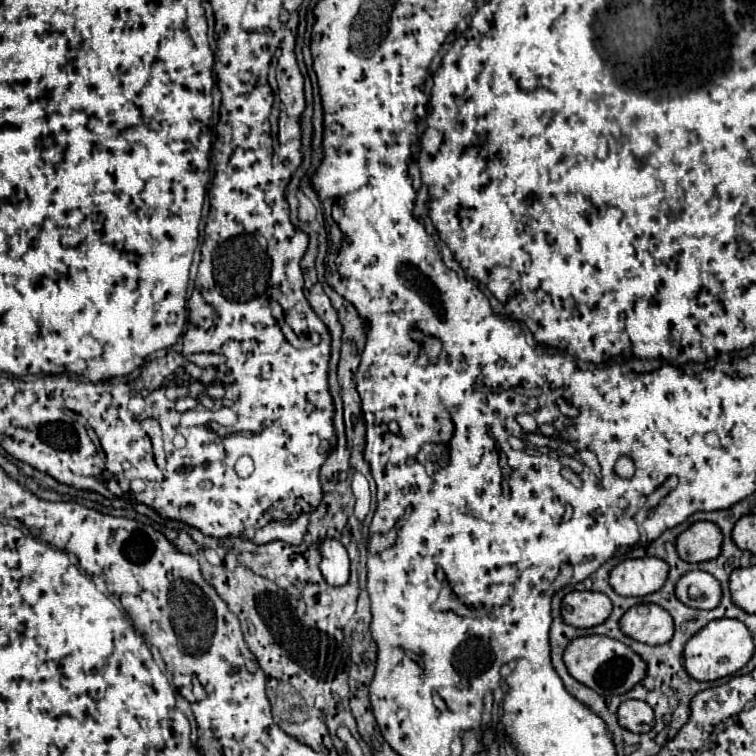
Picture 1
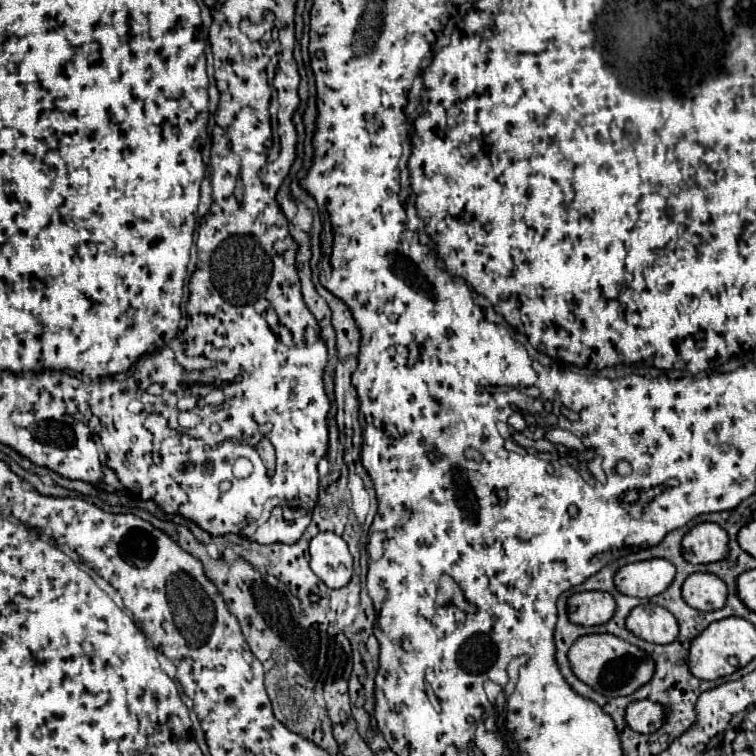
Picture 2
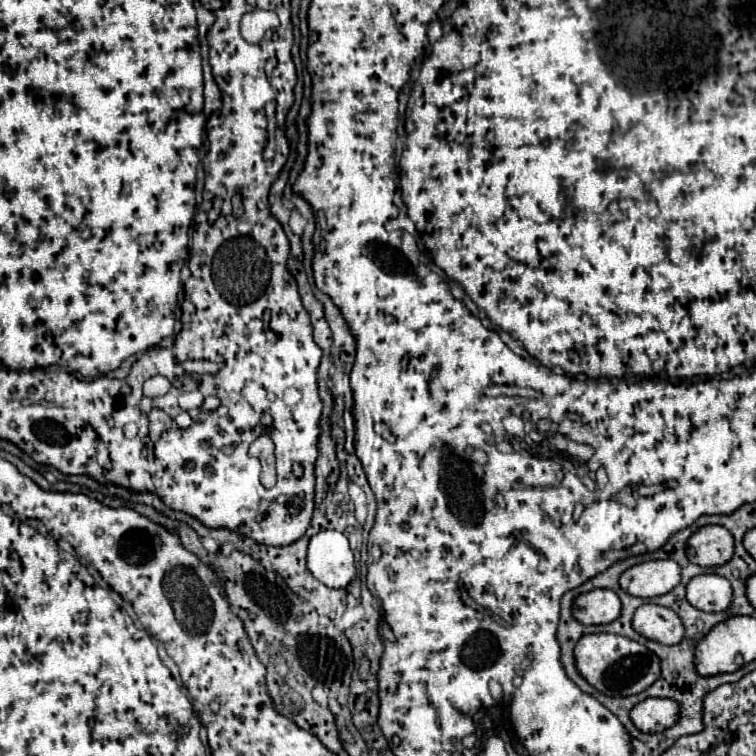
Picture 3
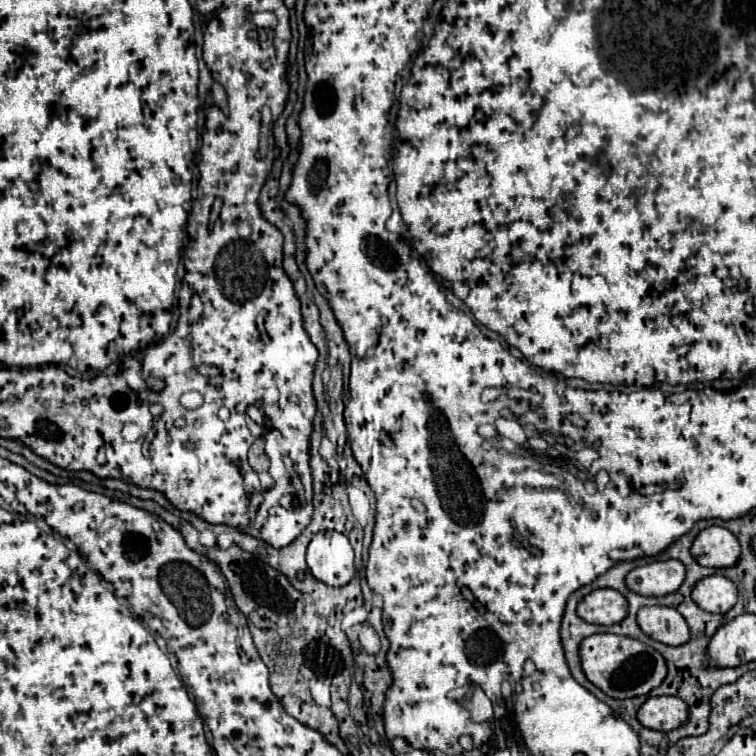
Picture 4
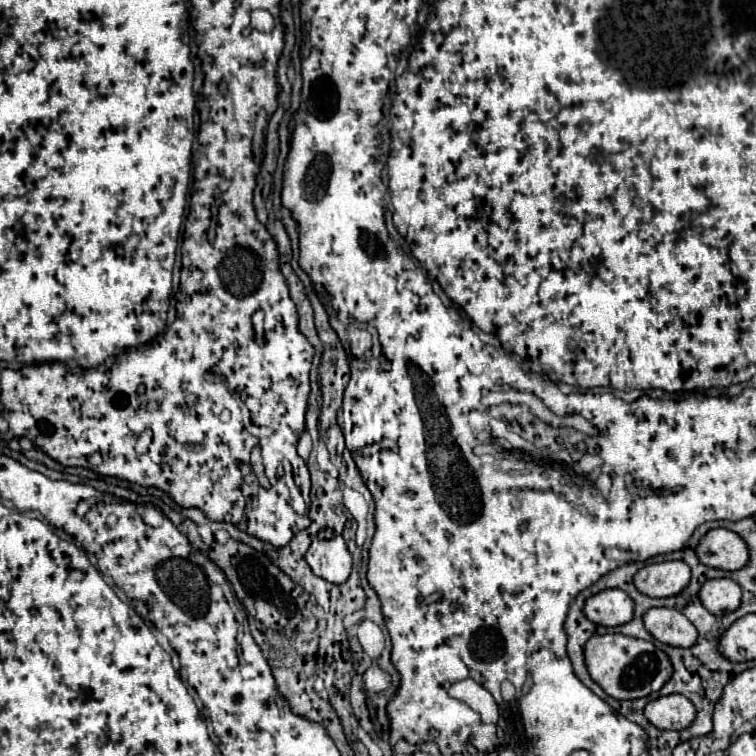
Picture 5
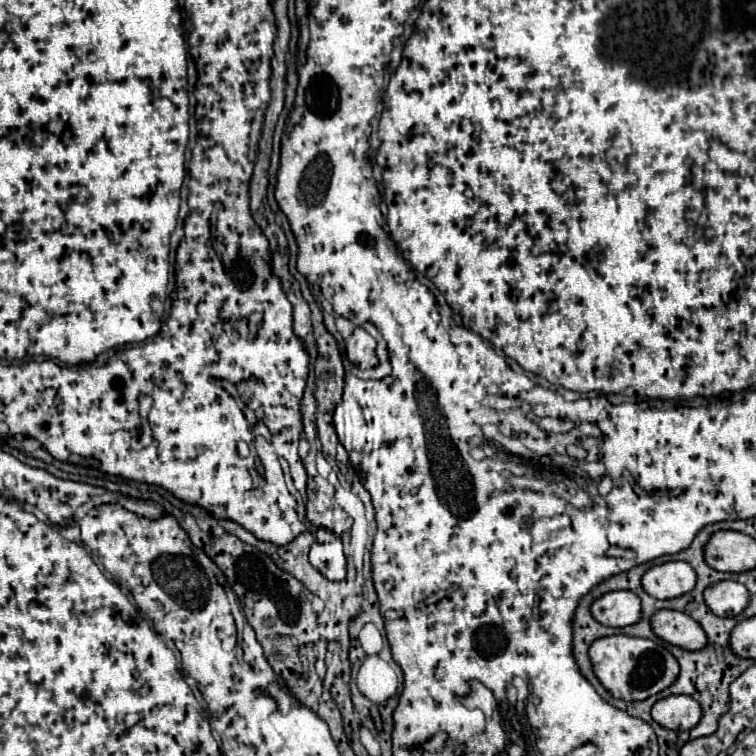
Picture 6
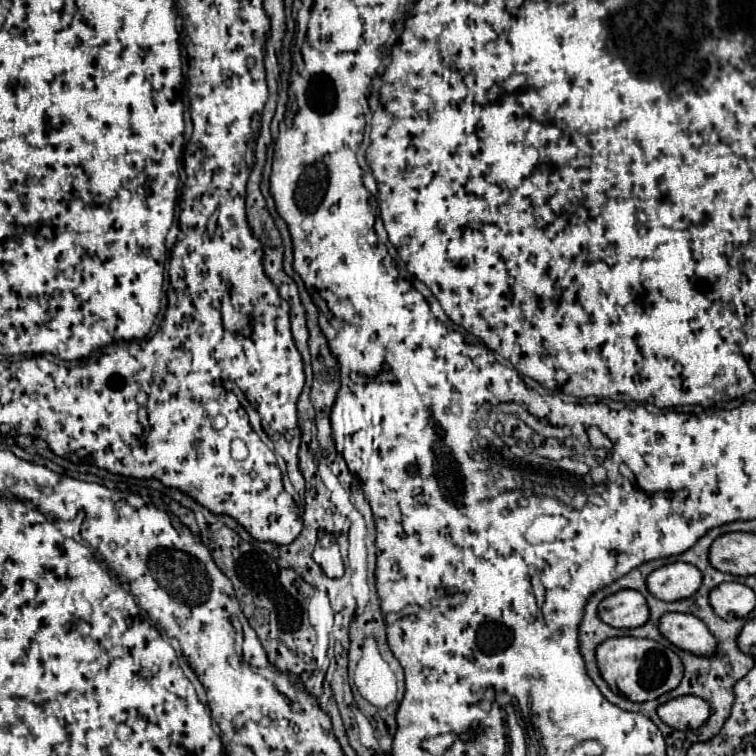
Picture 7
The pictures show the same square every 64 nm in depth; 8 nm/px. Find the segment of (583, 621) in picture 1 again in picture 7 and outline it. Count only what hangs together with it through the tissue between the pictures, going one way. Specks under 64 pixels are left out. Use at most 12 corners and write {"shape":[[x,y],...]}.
{"shape":[[620,590],[598,604],[614,628],[638,628],[648,620],[640,592]]}

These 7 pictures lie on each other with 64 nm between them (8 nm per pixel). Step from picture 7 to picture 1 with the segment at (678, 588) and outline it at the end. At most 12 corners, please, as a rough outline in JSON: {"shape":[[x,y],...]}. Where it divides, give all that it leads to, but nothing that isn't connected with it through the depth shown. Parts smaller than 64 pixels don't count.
{"shape":[[660,558],[624,560],[608,582],[620,596],[648,596],[664,586]]}

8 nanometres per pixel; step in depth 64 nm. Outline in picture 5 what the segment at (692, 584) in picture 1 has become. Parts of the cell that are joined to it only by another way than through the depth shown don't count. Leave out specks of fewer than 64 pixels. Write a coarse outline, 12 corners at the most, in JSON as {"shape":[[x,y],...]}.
{"shape":[[730,578],[706,580],[702,606],[724,616],[740,606],[742,588]]}

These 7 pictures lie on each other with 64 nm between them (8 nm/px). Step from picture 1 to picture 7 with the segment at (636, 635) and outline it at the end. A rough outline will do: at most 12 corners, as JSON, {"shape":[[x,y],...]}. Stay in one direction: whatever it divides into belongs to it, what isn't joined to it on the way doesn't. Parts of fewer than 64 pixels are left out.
{"shape":[[662,614],[658,630],[674,646],[712,656],[716,638],[692,614]]}

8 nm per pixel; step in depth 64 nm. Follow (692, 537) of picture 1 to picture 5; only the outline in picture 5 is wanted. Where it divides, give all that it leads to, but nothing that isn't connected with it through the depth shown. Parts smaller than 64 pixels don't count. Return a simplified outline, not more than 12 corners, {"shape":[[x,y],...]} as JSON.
{"shape":[[708,530],[696,556],[704,566],[736,570],[748,548],[736,532]]}

